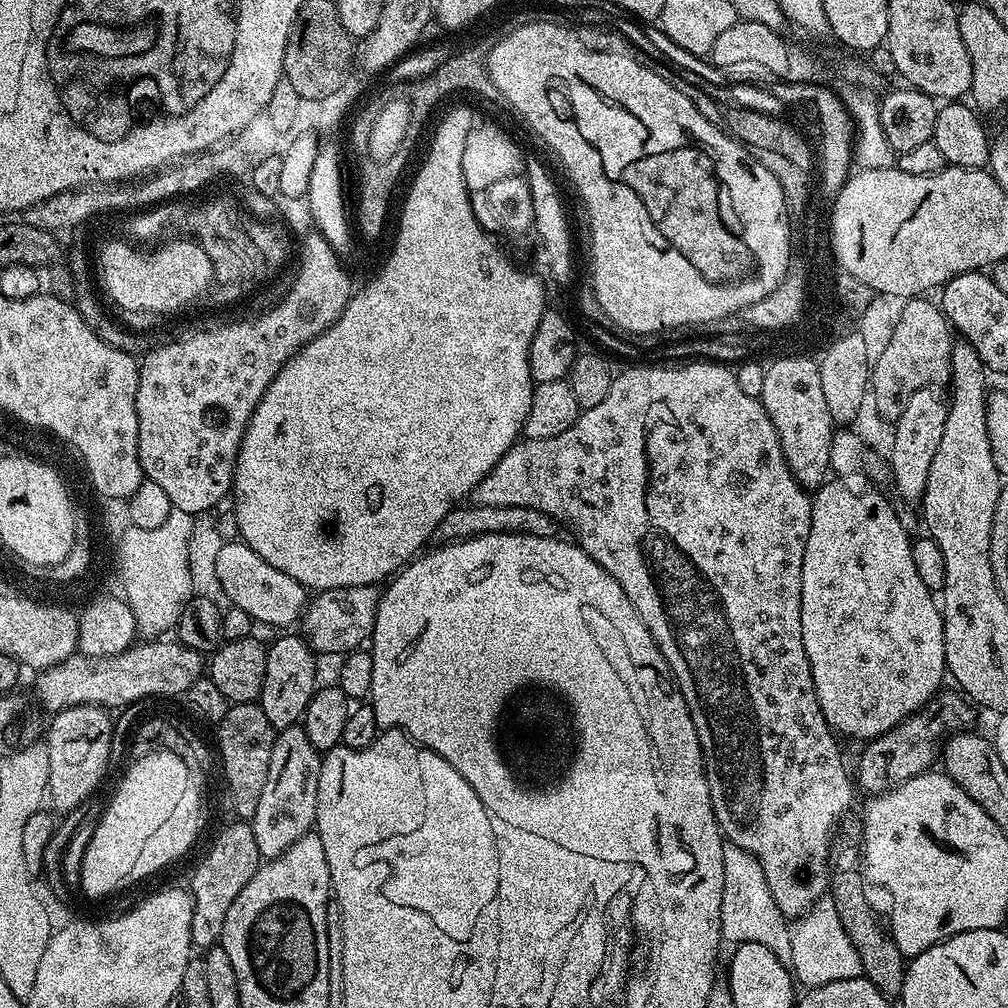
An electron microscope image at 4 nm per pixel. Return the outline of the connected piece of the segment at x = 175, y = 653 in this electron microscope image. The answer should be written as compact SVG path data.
M156 638L151 642L144 642L144 645L133 646L127 651L114 657L88 657L81 654L71 656L63 660L61 664L55 664L52 668L43 669L39 673L40 681L36 684L36 692L40 695L39 703L45 709L49 708L52 714L62 711L64 708L77 708L83 704L90 704L105 710L124 710L127 704L136 704L147 696L180 696L183 697L188 689L196 685L206 672L206 660L201 653L194 648L187 648L186 645L173 642L167 644L164 638Z

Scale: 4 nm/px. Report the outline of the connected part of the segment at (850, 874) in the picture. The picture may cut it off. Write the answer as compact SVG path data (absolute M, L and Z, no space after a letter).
M844 848L837 856L835 853L834 867L830 872L830 897L837 906L838 917L861 959L863 976L874 982L874 986L878 986L884 996L896 998L902 990L906 957L892 941L891 931L885 925L884 928L880 925L880 920L868 901L867 887L869 888L869 885L866 883L865 873L858 867L857 849L855 852L852 848Z

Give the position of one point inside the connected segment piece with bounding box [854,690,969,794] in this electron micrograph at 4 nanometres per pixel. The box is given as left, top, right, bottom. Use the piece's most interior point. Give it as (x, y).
(909, 749)

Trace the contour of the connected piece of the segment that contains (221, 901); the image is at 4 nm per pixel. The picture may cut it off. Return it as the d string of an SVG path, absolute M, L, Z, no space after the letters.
M235 823L209 846L192 876L192 943L200 950L207 950L219 941L226 910L230 910L234 898L242 894L242 886L254 878L262 863L251 823Z

